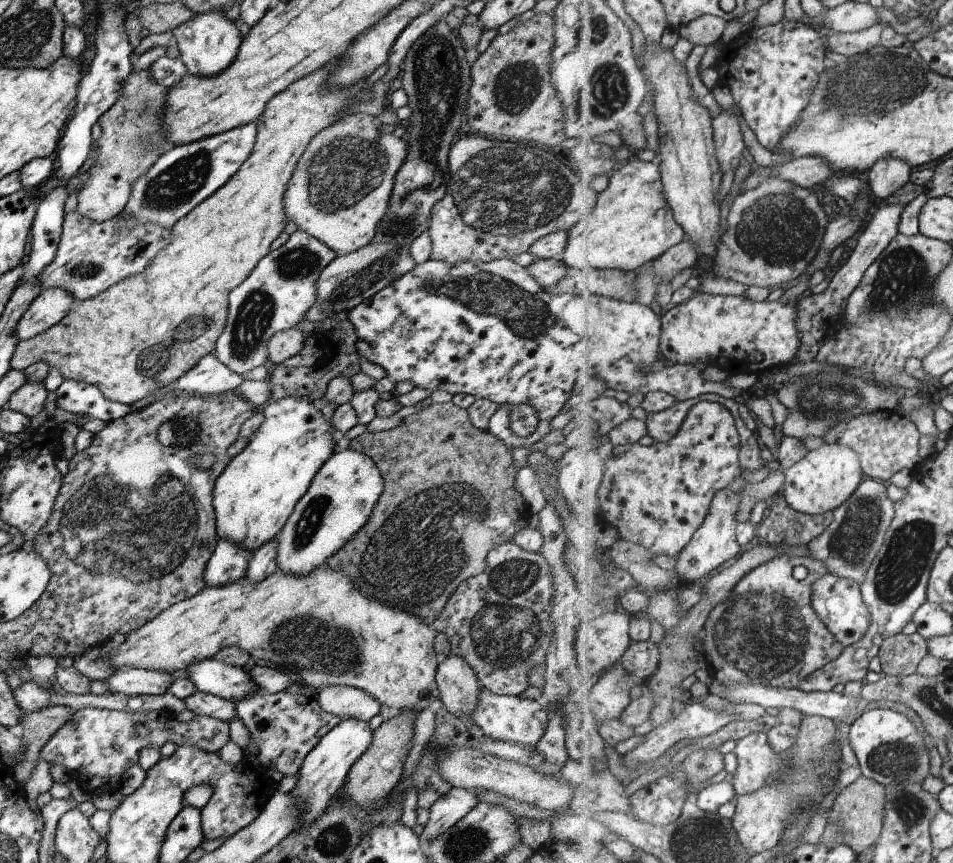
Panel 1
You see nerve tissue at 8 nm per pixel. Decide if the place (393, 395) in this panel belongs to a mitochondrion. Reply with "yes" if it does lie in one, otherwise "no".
no

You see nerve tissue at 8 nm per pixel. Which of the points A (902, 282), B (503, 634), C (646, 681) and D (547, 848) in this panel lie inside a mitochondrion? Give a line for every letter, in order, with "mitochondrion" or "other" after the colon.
A: mitochondrion
B: mitochondrion
C: other
D: other

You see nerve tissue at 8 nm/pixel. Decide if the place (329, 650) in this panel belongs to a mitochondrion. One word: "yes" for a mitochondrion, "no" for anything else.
yes

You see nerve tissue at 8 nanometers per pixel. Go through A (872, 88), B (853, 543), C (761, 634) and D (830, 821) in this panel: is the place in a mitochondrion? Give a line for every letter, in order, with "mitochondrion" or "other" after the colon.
A: mitochondrion
B: mitochondrion
C: mitochondrion
D: other

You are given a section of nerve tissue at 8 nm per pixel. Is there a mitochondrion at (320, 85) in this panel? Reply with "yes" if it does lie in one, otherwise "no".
no

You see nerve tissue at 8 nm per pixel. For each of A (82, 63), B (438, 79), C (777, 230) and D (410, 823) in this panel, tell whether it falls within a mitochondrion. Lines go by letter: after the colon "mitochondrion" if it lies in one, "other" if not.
A: other
B: mitochondrion
C: mitochondrion
D: other

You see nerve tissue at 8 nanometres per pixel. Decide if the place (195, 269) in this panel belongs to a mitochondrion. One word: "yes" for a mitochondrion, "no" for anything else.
no

